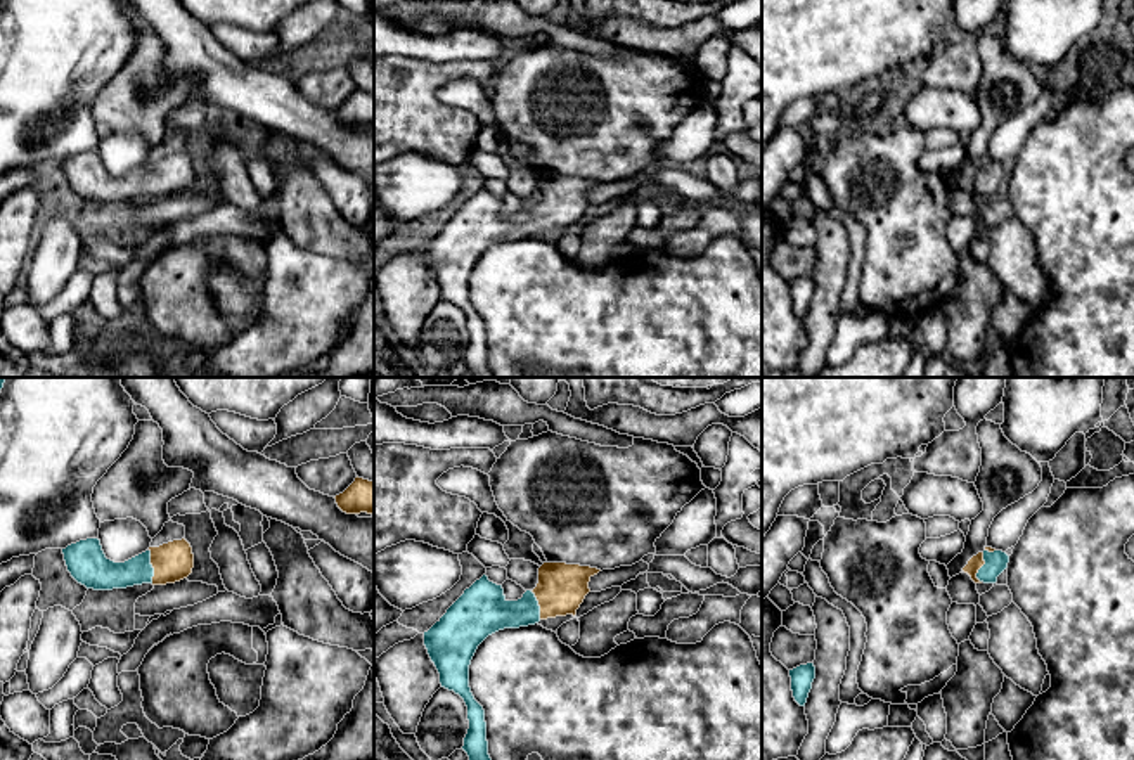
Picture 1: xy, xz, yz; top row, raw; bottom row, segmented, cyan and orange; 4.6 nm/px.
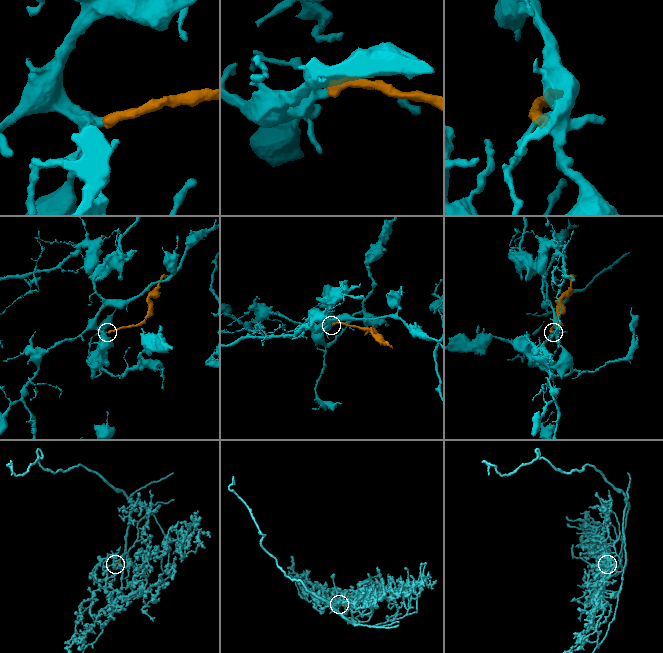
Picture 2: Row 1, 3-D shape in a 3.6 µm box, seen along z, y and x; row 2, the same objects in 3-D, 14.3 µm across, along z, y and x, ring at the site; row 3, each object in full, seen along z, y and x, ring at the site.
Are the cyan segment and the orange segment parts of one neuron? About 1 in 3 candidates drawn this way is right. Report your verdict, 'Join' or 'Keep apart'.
Join

